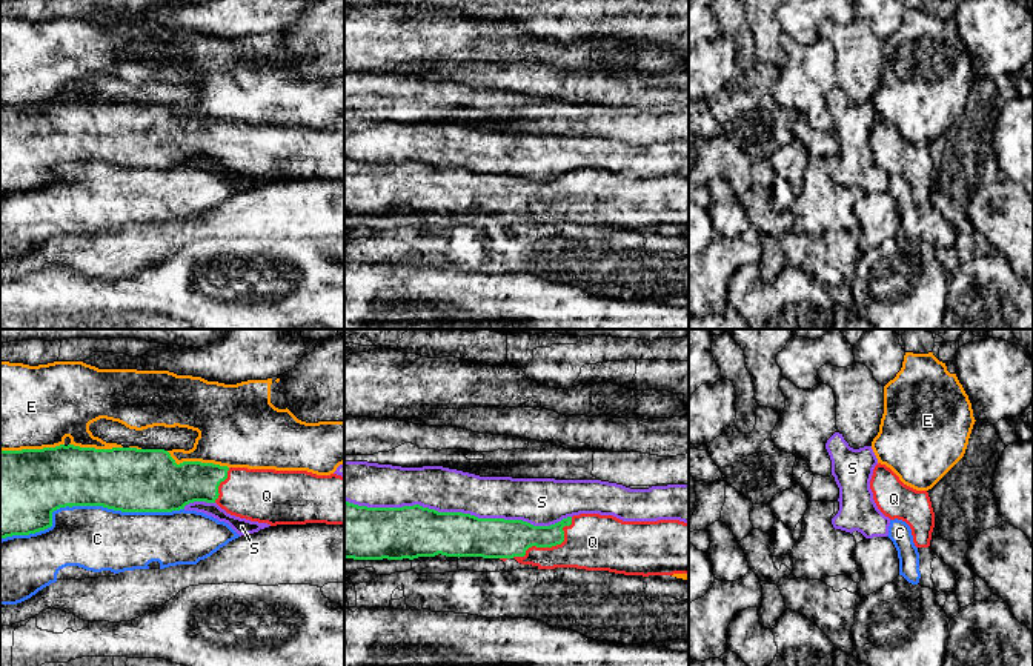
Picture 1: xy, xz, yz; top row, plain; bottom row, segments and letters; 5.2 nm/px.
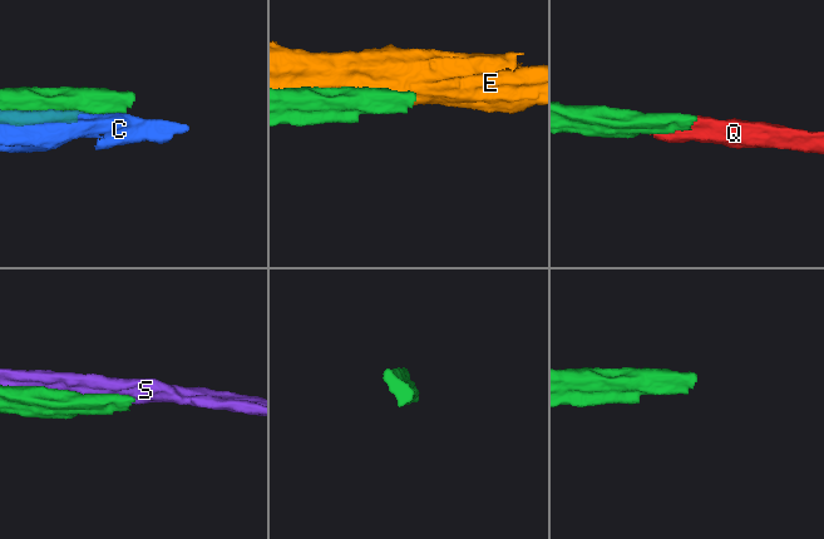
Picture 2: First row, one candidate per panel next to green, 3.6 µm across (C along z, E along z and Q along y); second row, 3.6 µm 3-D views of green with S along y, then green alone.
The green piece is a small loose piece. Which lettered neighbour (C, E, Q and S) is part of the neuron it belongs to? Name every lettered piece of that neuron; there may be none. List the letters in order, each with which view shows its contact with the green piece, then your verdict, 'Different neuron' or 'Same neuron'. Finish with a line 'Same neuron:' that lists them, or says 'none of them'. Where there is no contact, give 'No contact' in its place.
C: Touches green in xy. Different neuron
E: Touches green in xy. Different neuron
Q: Touches green in xz. Same neuron
S: Touches green in xz. Different neuron
Same neuron: Q

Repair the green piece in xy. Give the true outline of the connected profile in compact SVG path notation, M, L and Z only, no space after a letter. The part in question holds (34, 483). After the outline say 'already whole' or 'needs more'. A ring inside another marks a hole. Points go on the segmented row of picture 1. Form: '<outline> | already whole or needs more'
M60 445L0 451L0 538L45 531L52 526L52 512L66 506L172 512L194 501L217 503L231 515L271 526L344 524L344 477L307 471L228 468L201 461L177 465L164 449Z | needs more

